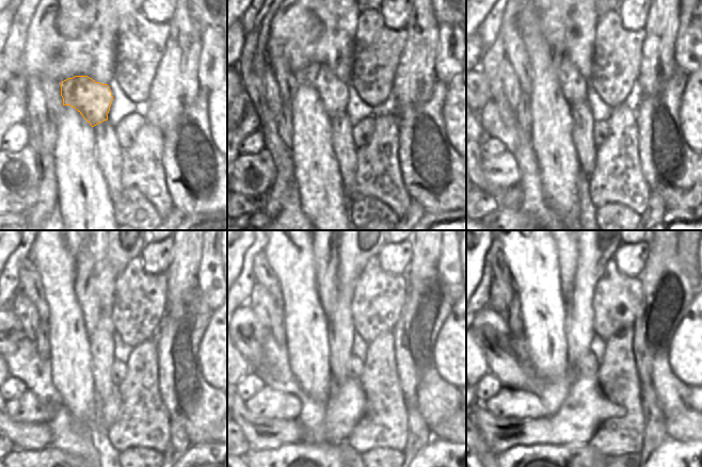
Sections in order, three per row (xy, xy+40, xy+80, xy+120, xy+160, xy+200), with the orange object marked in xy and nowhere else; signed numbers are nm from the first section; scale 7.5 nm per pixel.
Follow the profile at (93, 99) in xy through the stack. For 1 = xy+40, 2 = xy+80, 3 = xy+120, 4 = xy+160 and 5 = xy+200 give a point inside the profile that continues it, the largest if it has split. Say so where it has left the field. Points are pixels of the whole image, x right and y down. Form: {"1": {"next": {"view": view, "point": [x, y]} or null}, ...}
{"1": {"next": {"view": "xy+40", "point": [334, 94]}}, "2": {"next": {"view": "xy+80", "point": [574, 86]}}, "3": {"next": {"view": "xy+120", "point": [91, 309]}}, "4": {"next": {"view": "xy+160", "point": [329, 304]}}, "5": {"next": {"view": "xy+200", "point": [565, 298]}}}

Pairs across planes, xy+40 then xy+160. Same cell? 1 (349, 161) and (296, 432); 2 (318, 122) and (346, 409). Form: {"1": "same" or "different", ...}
{"1": "different", "2": "different"}

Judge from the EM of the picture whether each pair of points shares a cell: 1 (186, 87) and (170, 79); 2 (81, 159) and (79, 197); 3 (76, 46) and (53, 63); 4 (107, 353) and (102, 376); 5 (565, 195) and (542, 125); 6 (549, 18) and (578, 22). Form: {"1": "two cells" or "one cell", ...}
{"1": "one cell", "2": "one cell", "3": "one cell", "4": "one cell", "5": "one cell", "6": "one cell"}

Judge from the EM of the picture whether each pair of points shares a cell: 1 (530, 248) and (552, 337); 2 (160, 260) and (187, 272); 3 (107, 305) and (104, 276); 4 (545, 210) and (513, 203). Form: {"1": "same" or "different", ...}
{"1": "same", "2": "different", "3": "same", "4": "different"}

